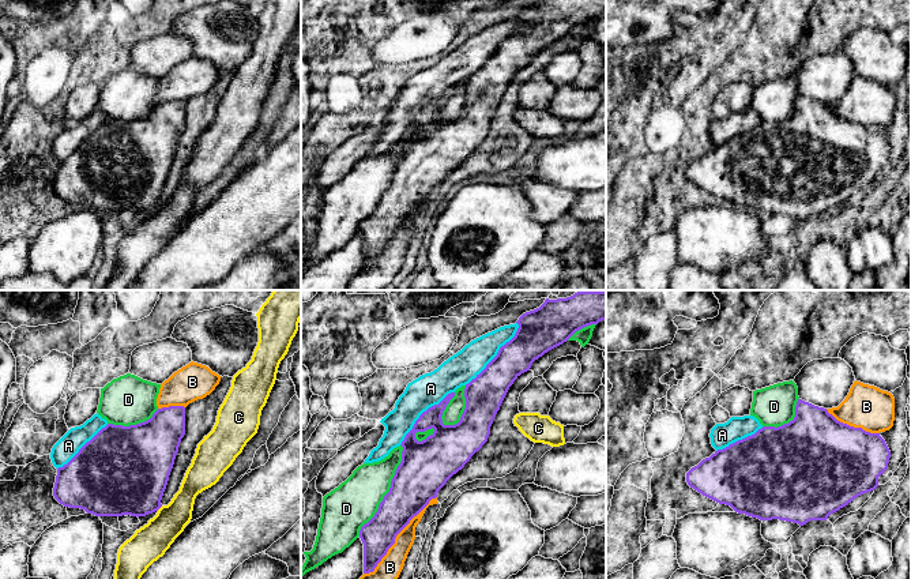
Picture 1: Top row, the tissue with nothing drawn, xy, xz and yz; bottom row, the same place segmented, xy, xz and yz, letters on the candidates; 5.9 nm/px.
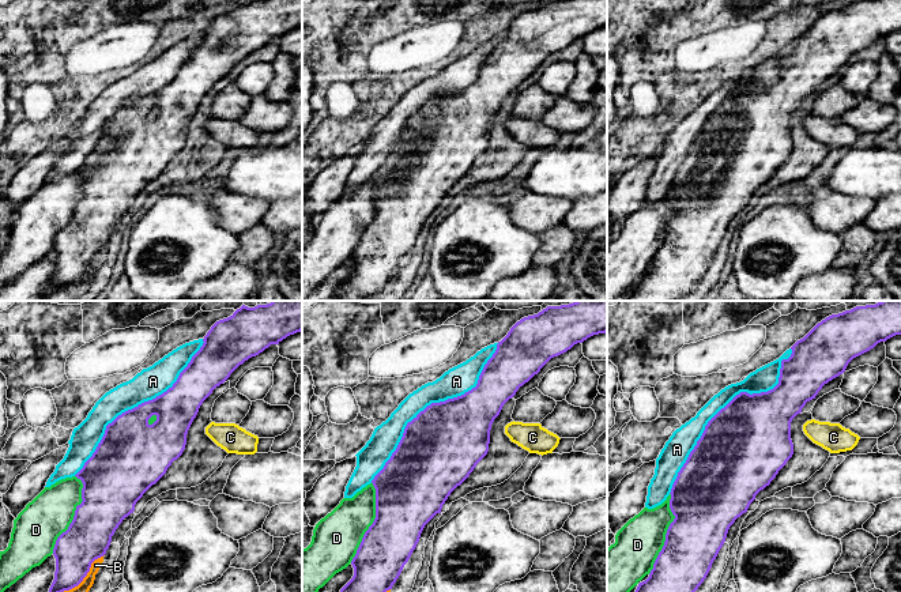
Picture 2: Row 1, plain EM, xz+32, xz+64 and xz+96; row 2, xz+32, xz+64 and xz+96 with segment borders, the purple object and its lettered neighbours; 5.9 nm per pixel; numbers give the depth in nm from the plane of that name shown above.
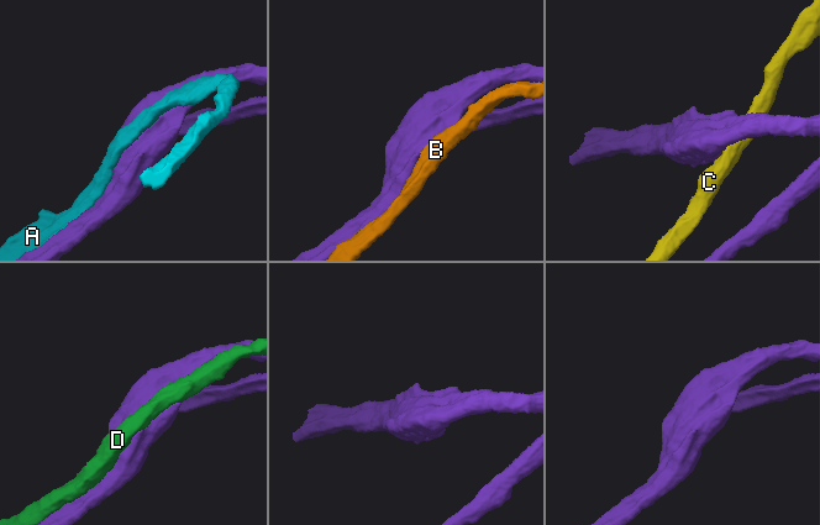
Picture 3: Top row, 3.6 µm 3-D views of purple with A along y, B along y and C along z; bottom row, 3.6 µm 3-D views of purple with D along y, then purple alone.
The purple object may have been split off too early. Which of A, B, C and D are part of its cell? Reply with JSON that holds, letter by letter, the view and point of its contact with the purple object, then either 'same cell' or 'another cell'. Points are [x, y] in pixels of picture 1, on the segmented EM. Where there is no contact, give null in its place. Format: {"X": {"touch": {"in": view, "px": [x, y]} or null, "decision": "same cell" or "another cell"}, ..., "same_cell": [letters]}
{"A": {"touch": {"in": "xz", "px": [497, 354]}, "decision": "same cell"}, "B": {"touch": {"in": "xz", "px": [395, 537]}, "decision": "another cell"}, "C": {"touch": {"in": "xy", "px": [160, 507]}, "decision": "another cell"}, "D": {"touch": {"in": "xz", "px": [390, 491]}, "decision": "another cell"}, "same_cell": ["A"]}

